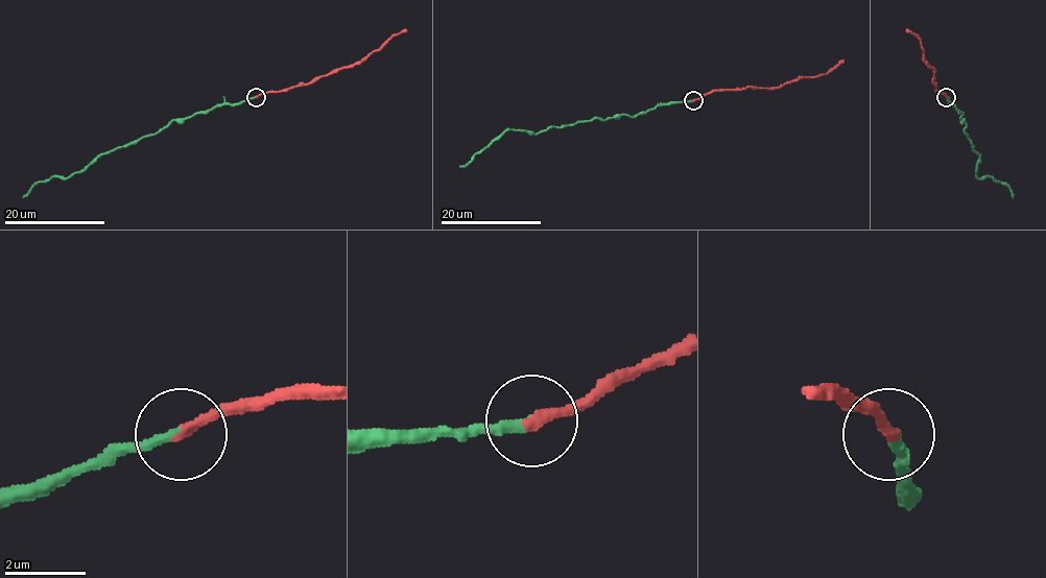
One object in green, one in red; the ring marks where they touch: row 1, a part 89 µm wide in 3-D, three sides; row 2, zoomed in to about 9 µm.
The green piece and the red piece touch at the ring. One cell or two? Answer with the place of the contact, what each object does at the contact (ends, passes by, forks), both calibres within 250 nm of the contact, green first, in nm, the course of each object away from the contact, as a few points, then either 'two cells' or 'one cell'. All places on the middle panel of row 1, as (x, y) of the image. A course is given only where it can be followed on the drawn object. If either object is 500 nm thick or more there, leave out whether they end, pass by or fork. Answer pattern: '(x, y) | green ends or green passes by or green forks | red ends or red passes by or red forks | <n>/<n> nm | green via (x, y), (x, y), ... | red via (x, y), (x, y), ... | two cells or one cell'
(693, 100) | green ends | red ends | 260/300 nm | green via (693, 100), (658, 104), (633, 117), (625, 114), (580, 120), (535, 133), (507, 129), (460, 167) | red via (693, 100), (715, 91), (778, 88), (802, 78), (823, 75), (842, 59) | two cells

